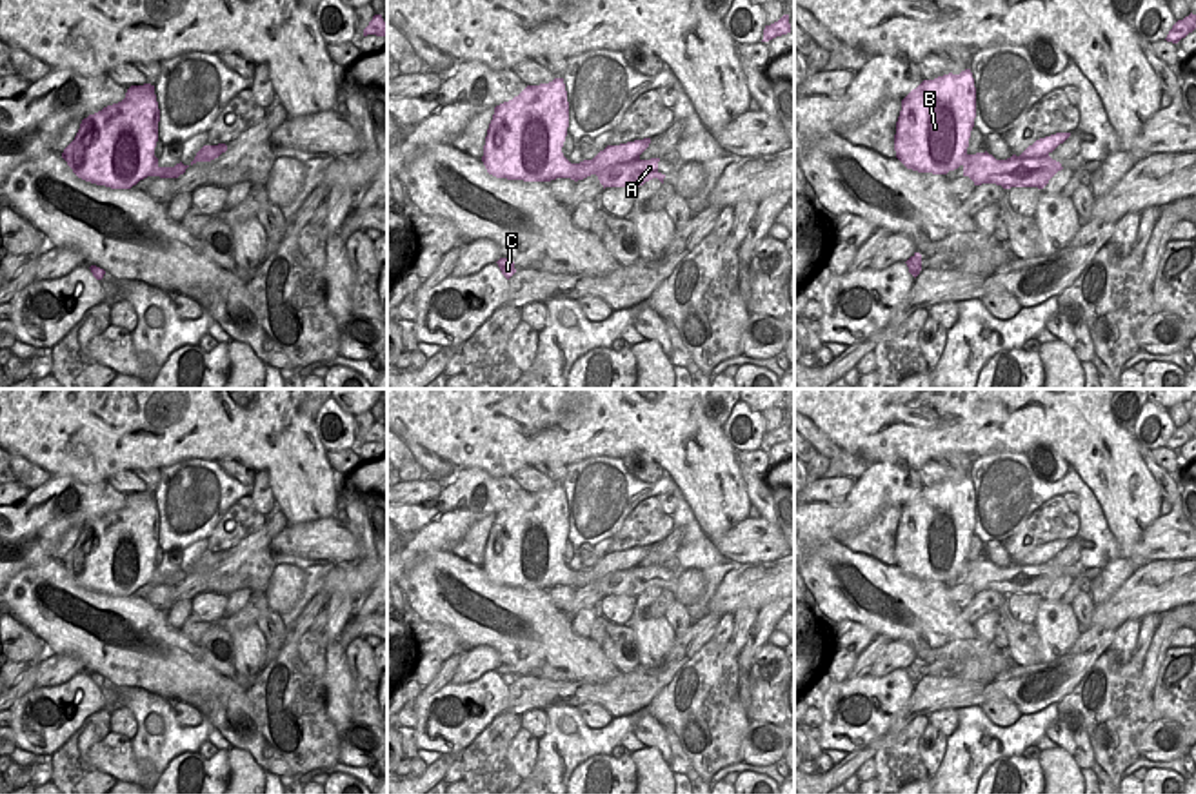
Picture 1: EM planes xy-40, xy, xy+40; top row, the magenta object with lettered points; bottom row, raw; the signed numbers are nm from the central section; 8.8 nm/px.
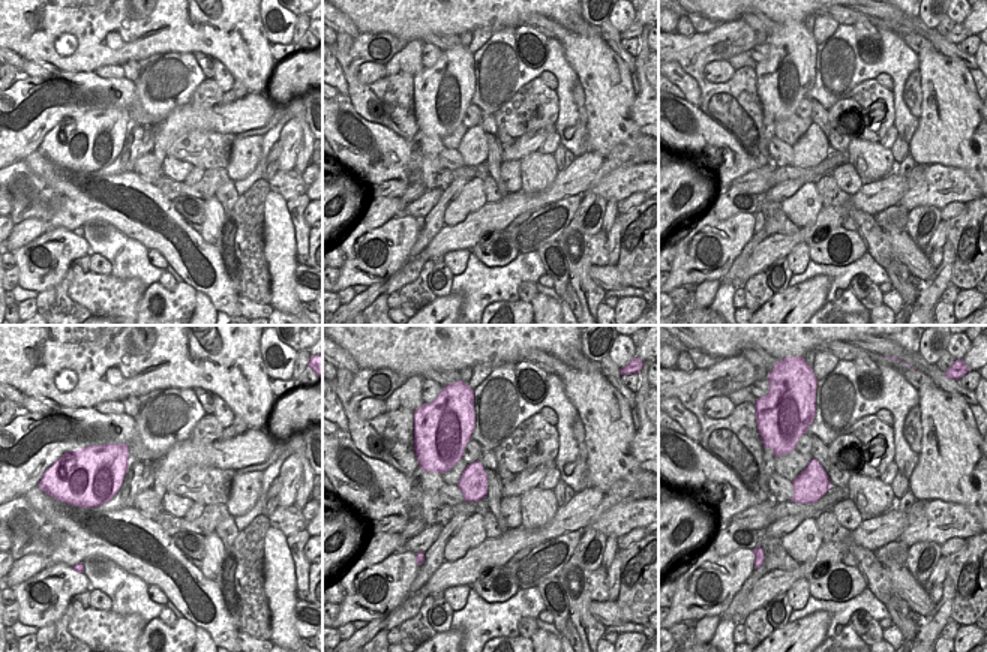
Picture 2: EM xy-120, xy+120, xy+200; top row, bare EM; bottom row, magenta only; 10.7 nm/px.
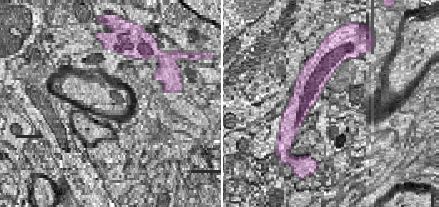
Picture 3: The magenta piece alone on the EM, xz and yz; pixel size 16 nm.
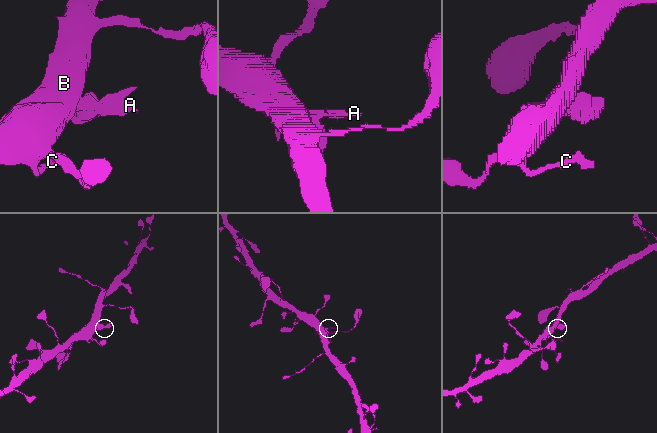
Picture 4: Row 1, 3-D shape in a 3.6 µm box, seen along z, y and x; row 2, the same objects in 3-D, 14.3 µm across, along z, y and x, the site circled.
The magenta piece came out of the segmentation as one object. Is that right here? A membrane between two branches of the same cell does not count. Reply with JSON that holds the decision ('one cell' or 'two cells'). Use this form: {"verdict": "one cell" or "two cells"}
{"verdict": "one cell"}

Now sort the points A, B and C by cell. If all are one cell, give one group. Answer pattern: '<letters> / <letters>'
A B C

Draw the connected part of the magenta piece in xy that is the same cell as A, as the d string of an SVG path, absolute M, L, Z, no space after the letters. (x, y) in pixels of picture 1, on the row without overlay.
M554 485L549 491L527 492L518 503L494 514L485 543L482 569L489 581L507 587L551 589L556 585L571 585L578 589L596 581L603 596L638 596L653 585L658 585L663 591L665 581L658 578L660 565L640 565L640 561L649 554L651 545L607 552L593 567L571 571L562 560L567 534L569 509L563 485Z

